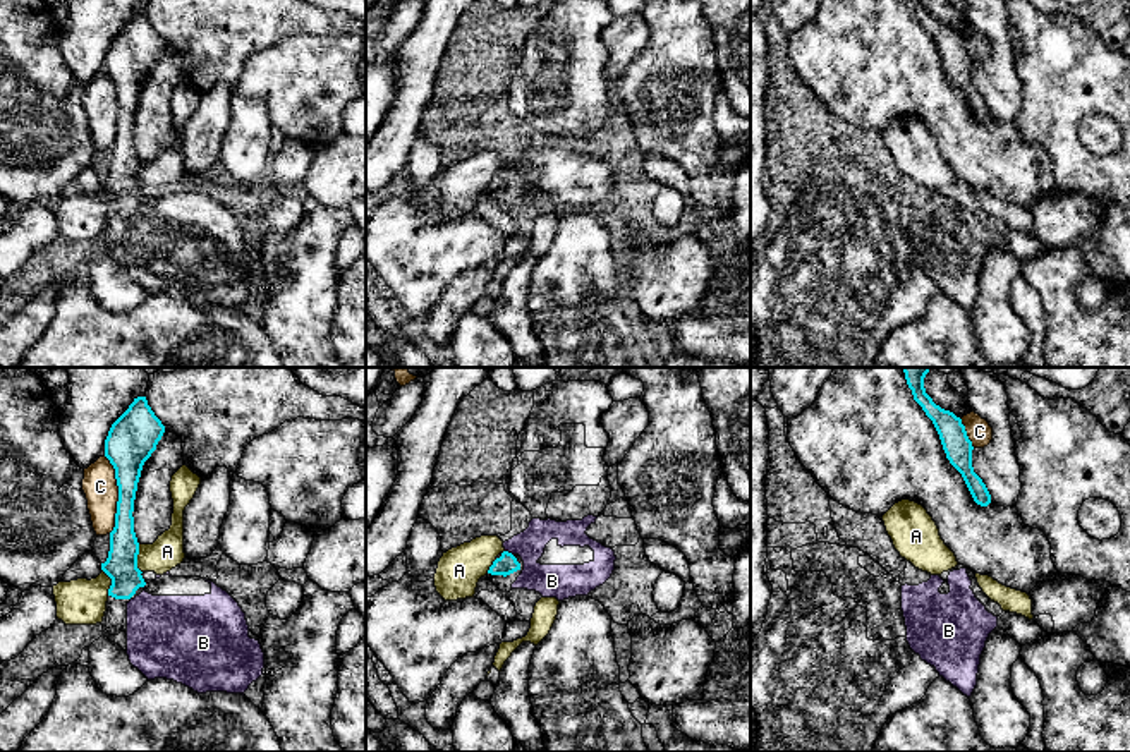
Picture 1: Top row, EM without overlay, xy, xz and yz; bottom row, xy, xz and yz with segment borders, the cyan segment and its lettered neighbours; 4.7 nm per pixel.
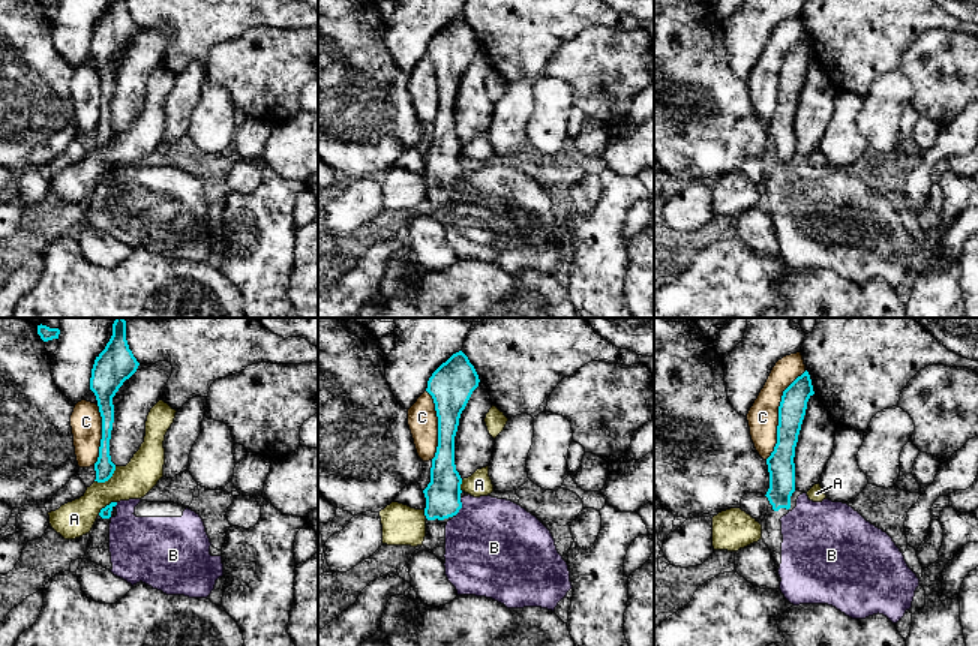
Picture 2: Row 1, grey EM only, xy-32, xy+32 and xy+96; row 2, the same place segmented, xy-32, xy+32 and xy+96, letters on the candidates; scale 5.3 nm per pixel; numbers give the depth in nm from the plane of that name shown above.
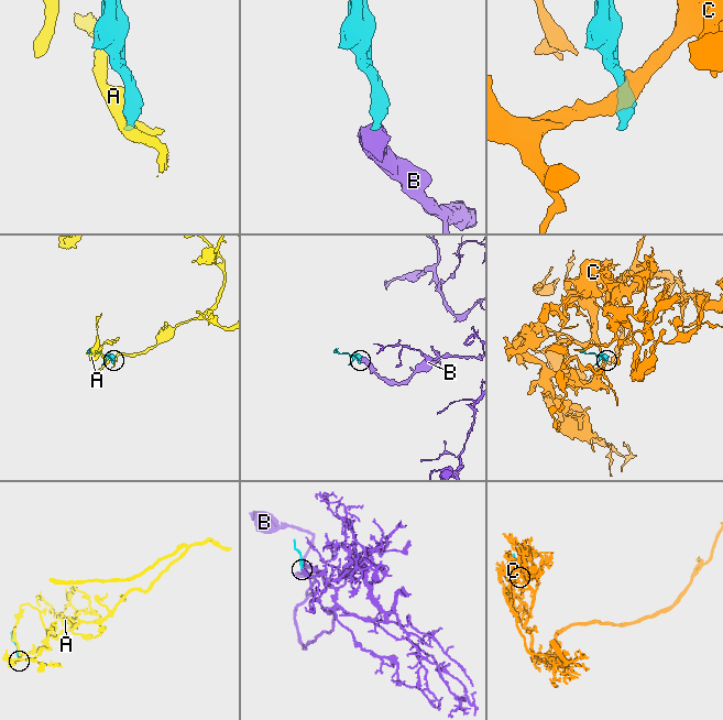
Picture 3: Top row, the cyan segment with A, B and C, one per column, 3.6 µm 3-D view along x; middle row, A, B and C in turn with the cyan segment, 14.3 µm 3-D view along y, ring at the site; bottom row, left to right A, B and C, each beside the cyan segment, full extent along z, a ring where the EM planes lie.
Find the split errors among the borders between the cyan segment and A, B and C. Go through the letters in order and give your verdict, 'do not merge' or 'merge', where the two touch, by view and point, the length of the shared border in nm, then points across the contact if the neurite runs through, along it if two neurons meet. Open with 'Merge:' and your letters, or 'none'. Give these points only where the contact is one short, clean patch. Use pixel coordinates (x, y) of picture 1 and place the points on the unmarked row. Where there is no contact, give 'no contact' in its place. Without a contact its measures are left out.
Merge: B
A: do not merge; meets cyan in xy at (136, 174); contact 140 nm long
B: merge; meets cyan in xz at (507, 167); contact 50 nm long; runs through xz (507, 179), (507, 167), (519, 167), (552, 196)
C: do not merge; meets cyan in xy at (119, 110); contact 360 nm long

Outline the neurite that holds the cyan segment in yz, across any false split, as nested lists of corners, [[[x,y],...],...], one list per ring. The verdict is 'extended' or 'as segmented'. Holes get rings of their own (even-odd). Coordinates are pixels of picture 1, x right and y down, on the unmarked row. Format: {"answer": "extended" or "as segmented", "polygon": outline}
{"answer": "as segmented", "polygon": [[[908,0],[912,5],[914,15],[922,22],[926,31],[933,36],[946,74],[950,79],[962,89],[974,117],[981,122],[991,118],[991,110],[982,98],[982,94],[974,88],[972,82],[972,57],[967,52],[962,34],[953,27],[941,24],[933,17],[926,9],[924,0]]]}

